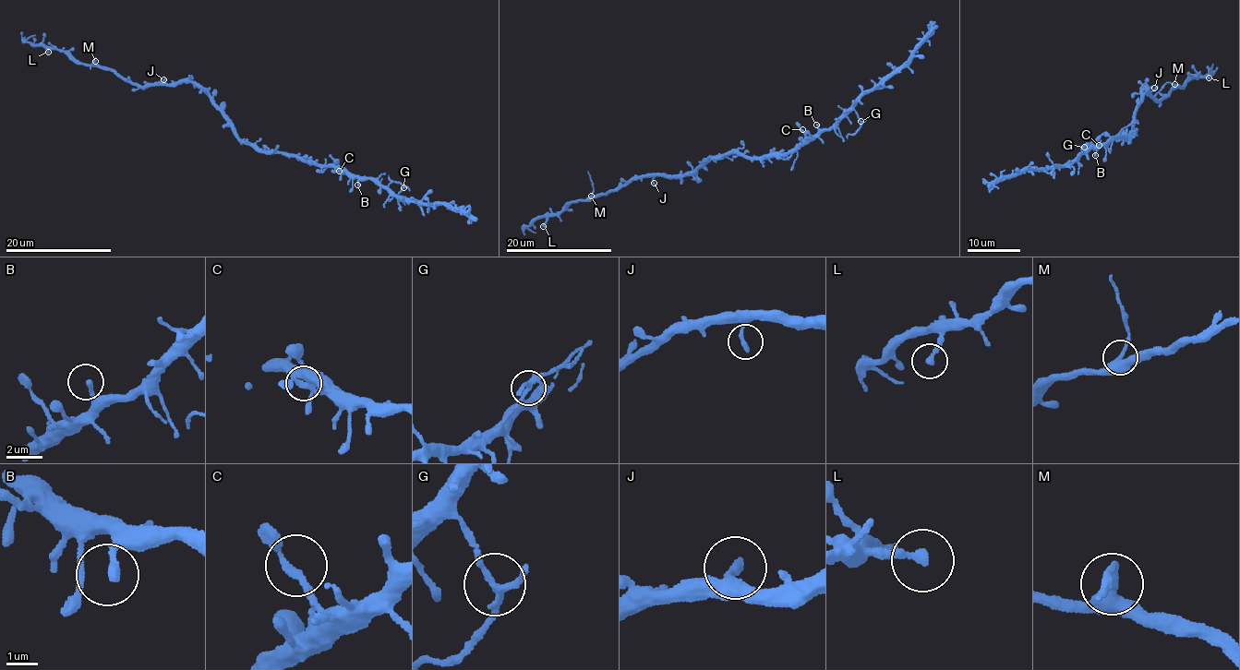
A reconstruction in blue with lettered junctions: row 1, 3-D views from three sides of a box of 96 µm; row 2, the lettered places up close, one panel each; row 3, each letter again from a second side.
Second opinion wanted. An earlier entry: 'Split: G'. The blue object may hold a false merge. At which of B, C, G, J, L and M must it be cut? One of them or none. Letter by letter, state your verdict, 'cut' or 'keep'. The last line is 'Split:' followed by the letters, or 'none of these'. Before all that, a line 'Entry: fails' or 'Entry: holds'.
Entry: holds
B: keep
C: keep
G: cut
J: keep
L: keep
M: keep
Split: G

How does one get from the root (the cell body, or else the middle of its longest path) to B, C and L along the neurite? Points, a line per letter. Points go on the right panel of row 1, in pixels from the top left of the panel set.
B: (1129, 135), (1111, 137), (1095, 155)
C: (1129, 135), (1119, 135), (1099, 145)
L: (1129, 135), (1143, 86), (1157, 101), (1172, 89), (1183, 89), (1192, 77), (1209, 77)

